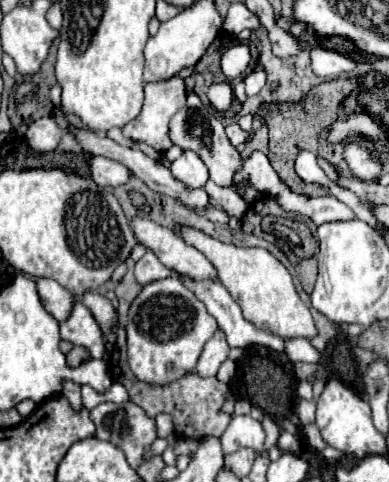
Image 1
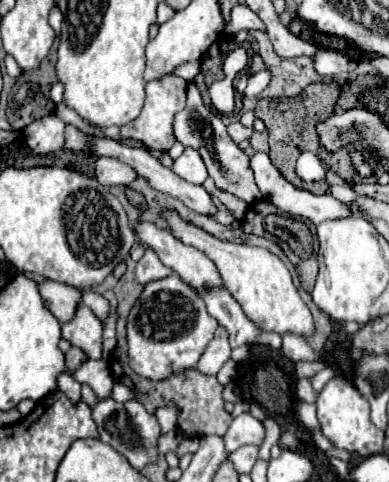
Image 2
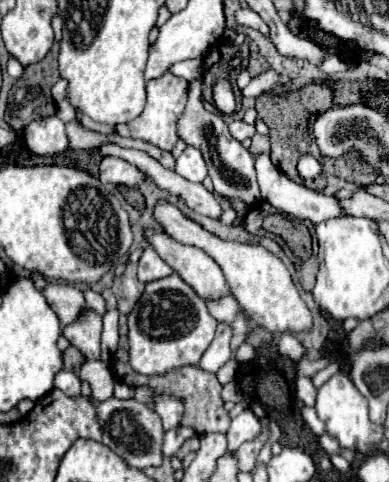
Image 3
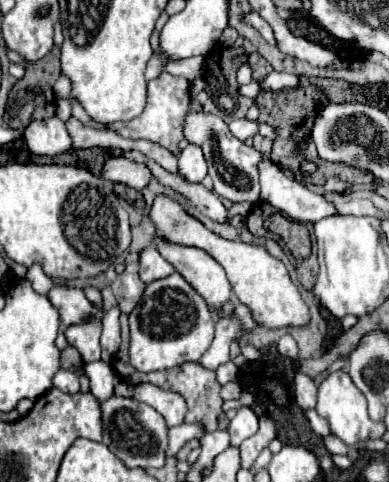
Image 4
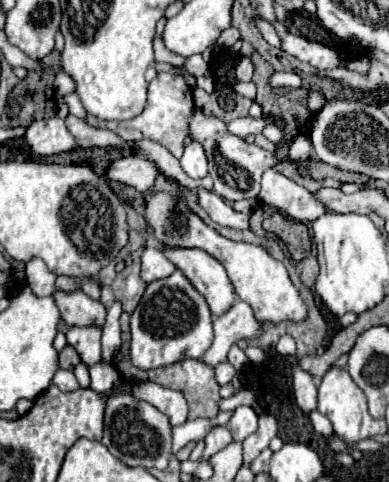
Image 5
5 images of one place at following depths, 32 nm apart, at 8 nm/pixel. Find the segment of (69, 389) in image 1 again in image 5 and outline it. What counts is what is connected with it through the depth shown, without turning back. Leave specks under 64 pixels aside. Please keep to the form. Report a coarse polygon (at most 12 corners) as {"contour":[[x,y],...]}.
{"contour":[[56,372],[54,384],[62,392],[78,388],[74,372]]}

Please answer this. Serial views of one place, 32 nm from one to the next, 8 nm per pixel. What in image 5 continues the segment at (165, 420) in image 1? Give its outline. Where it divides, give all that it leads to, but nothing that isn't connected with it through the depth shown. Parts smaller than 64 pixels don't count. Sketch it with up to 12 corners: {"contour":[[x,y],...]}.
{"contour":[[136,382],[132,394],[168,414],[172,426],[188,420],[188,404],[176,390]]}

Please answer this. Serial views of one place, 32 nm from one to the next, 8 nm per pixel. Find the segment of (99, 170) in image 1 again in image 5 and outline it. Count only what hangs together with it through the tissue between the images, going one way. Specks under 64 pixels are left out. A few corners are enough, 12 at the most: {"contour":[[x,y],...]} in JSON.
{"contour":[[144,154],[112,162],[106,178],[146,194],[160,172]]}

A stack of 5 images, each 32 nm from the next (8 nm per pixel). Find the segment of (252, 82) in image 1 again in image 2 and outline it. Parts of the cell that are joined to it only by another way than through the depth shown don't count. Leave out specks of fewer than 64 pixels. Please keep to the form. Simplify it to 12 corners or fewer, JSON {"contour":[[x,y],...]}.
{"contour":[[268,70],[250,76],[244,96],[260,96],[268,88]]}

